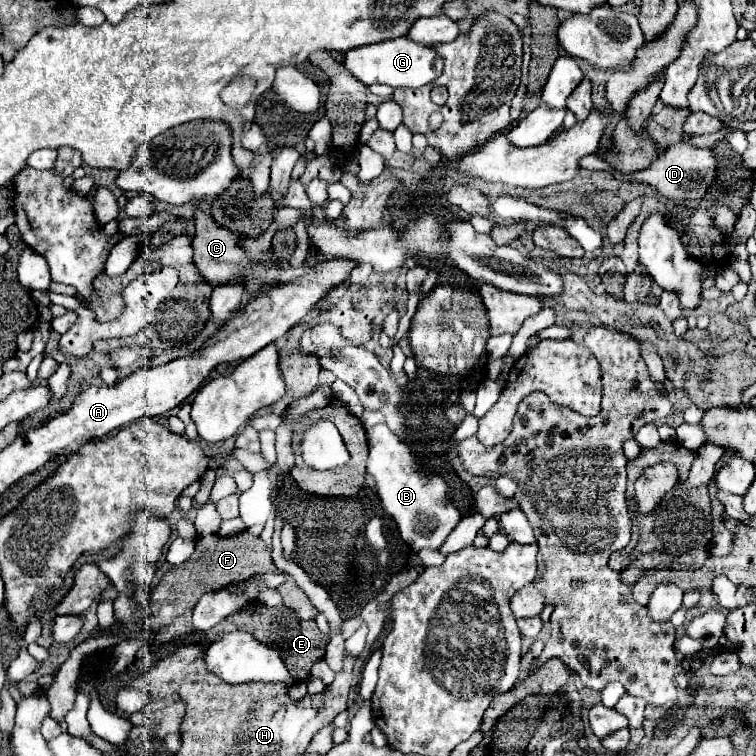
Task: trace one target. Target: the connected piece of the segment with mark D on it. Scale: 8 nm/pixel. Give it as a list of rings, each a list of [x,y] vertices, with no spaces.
[[[687,142],[675,144],[667,150],[661,150],[657,160],[643,172],[637,172],[633,176],[621,176],[619,172],[615,172],[619,178],[627,178],[627,180],[641,180],[647,182],[651,186],[655,186],[659,190],[661,196],[673,200],[673,198],[681,198],[681,196],[693,196],[693,198],[701,198],[705,194],[705,190],[709,188],[709,184],[715,178],[715,156],[711,148],[695,148]]]

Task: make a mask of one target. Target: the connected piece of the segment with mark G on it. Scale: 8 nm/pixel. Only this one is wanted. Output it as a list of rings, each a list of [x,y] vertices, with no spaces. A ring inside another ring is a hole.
[[[407,38],[383,40],[383,42],[377,42],[377,44],[367,44],[367,46],[349,50],[345,54],[343,64],[357,80],[361,80],[367,86],[371,86],[371,84],[387,84],[387,86],[393,86],[393,88],[399,88],[399,86],[419,88],[423,84],[433,82],[443,70],[443,60],[441,60],[441,56],[435,54],[433,48],[415,44],[415,42],[407,40]]]

